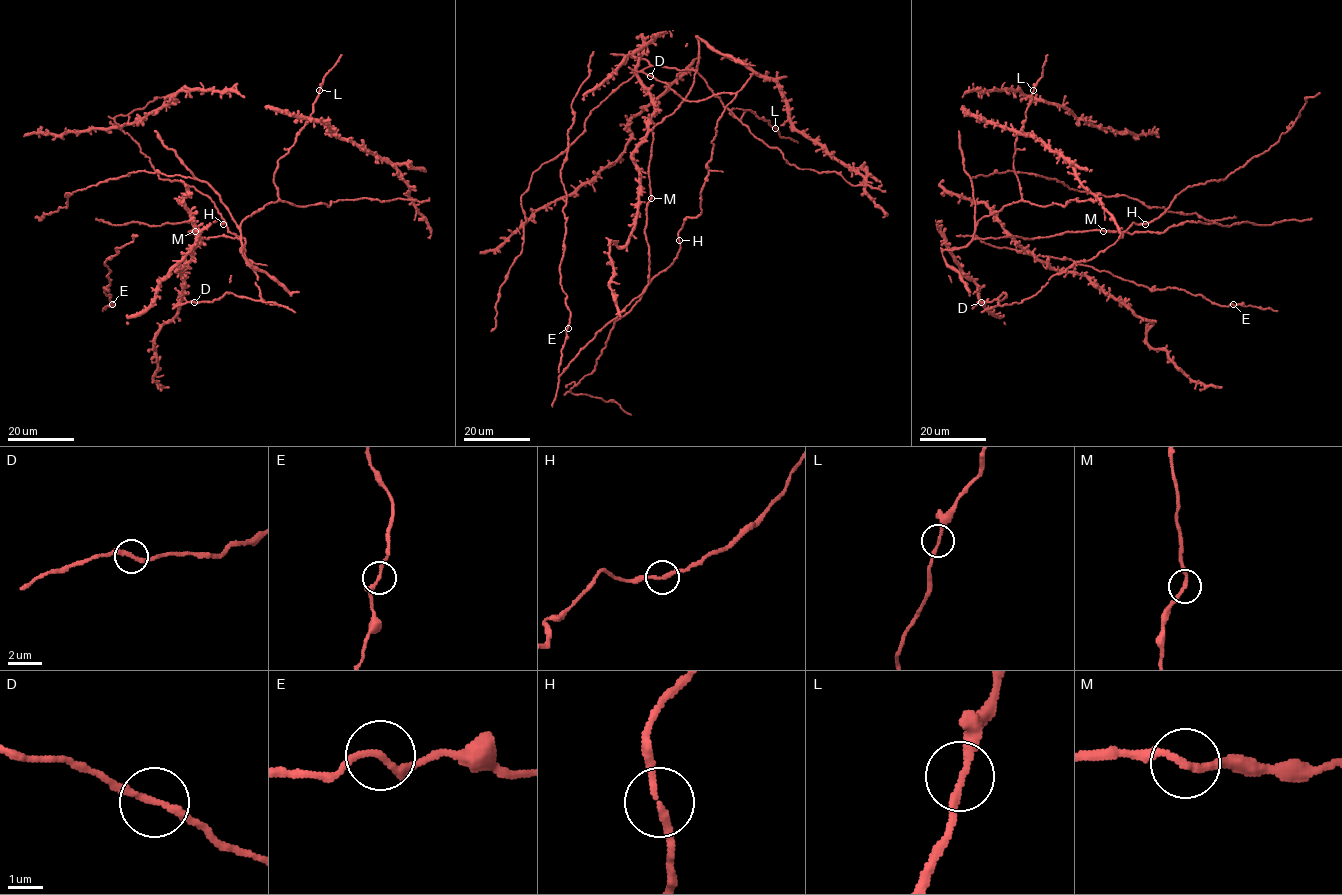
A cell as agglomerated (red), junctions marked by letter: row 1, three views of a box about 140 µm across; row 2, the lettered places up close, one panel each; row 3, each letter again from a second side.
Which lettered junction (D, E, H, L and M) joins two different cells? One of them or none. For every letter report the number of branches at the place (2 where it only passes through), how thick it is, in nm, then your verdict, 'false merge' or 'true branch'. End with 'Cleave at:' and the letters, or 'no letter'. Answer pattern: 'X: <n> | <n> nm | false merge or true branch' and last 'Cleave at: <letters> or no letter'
D: 2 | 220 nm | true branch
E: 2 | 200 nm | true branch
H: 2 | 200 nm | true branch
L: 2 | 200 nm | true branch
M: 2 | 220 nm | true branch
Cleave at: no letter

